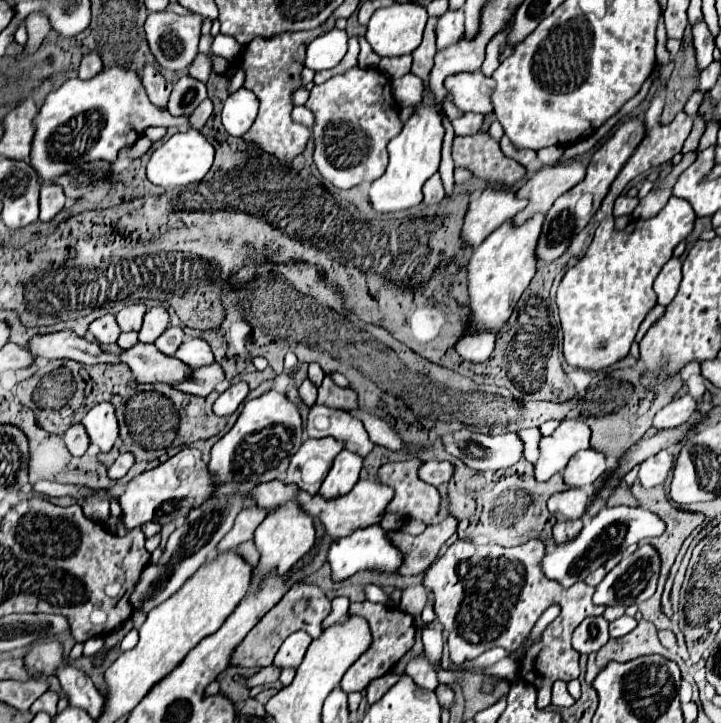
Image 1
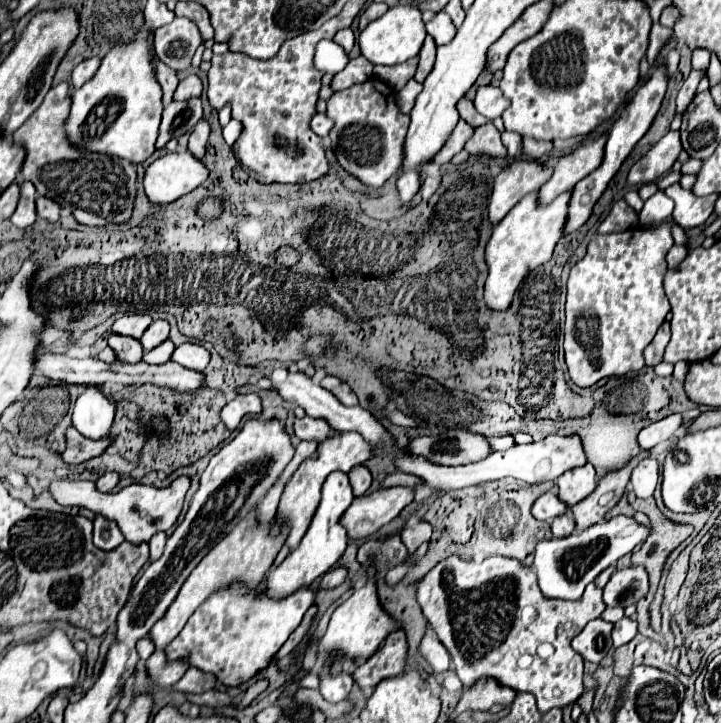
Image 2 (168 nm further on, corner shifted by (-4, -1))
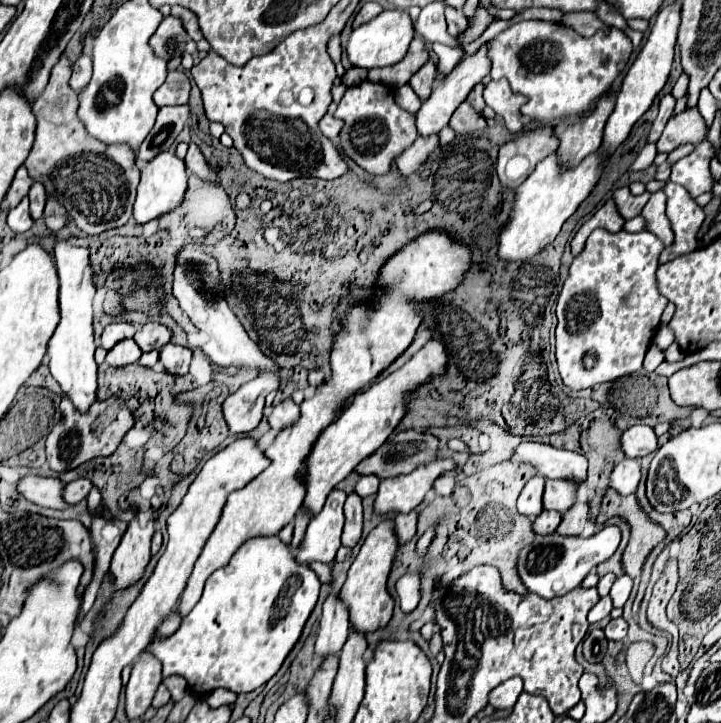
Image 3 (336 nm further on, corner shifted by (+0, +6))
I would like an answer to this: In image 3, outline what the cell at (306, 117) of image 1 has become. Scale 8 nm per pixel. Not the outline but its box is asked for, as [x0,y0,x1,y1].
[320,113,342,139]

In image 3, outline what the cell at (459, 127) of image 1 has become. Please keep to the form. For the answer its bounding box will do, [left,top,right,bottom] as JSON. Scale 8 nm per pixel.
[396,133,440,175]

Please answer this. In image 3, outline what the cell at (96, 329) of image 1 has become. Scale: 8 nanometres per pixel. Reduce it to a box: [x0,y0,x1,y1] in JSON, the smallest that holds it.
[106,339,142,367]

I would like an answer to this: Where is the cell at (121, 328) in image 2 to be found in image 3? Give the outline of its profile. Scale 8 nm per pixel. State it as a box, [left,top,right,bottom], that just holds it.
[102,321,138,349]

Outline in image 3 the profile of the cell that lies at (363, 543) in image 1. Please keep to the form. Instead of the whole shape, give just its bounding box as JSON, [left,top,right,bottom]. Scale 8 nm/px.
[148,537,318,695]

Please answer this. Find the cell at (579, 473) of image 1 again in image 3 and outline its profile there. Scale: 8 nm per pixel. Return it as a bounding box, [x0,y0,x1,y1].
[544,479,580,513]

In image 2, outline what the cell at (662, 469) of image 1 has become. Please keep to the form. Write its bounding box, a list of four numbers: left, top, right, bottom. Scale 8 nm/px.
[630,458,658,498]

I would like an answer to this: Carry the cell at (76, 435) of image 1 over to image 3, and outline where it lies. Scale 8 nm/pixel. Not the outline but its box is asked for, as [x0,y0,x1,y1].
[46,397,134,473]

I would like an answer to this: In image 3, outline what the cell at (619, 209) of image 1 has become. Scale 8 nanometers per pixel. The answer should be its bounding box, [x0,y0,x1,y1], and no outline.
[570,199,624,255]

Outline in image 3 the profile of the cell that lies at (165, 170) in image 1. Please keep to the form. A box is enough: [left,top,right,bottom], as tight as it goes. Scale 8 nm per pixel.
[134,151,186,223]

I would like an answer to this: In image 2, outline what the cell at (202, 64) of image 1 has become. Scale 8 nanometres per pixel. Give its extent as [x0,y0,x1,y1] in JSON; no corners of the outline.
[174,74,202,100]

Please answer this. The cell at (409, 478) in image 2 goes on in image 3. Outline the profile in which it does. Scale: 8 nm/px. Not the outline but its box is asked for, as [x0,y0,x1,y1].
[356,475,380,497]

